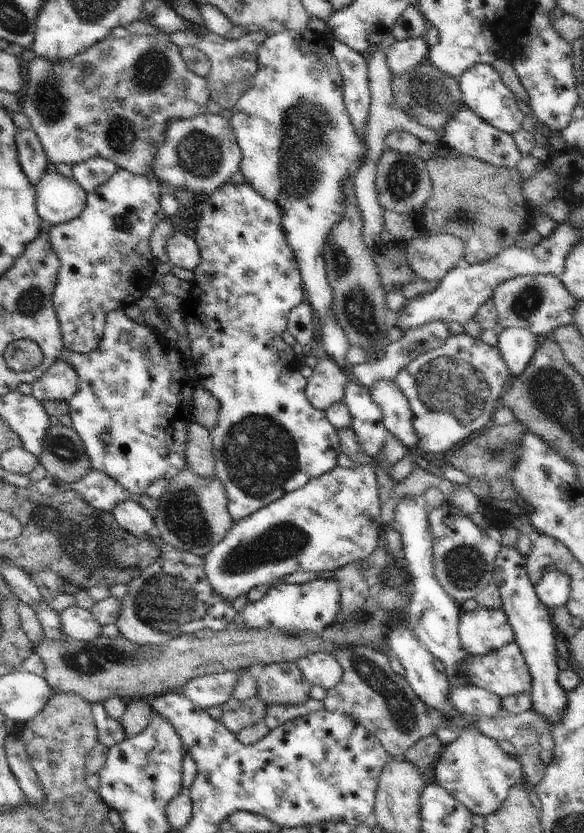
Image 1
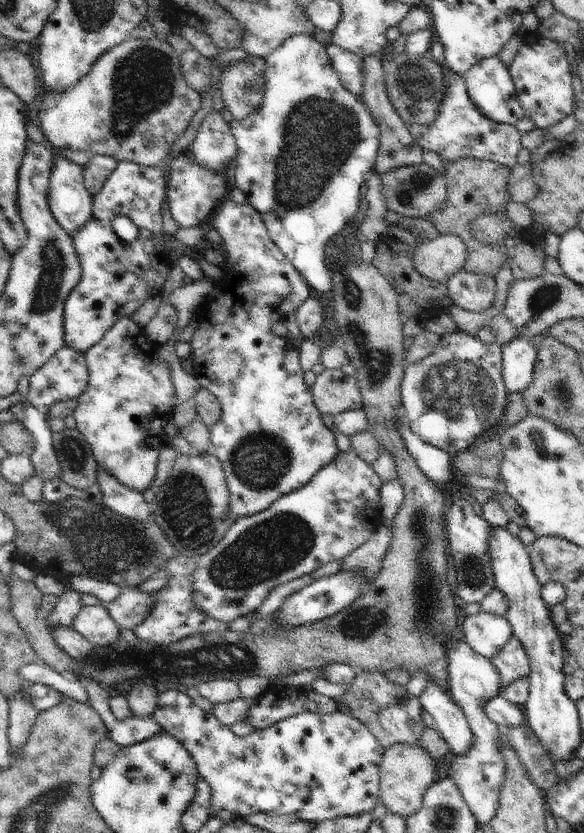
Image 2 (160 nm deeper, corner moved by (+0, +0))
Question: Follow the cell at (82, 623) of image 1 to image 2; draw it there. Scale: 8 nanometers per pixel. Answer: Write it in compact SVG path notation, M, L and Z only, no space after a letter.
M102 603L96 606L83 605L72 628L98 647L113 645L121 637L120 627Z

